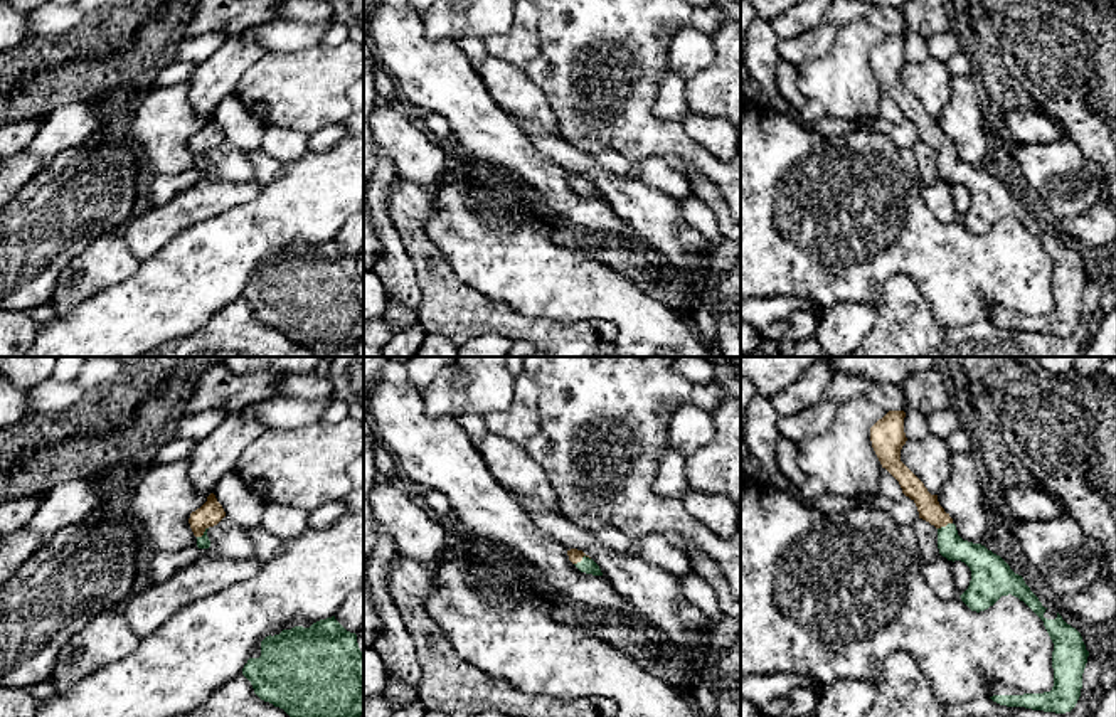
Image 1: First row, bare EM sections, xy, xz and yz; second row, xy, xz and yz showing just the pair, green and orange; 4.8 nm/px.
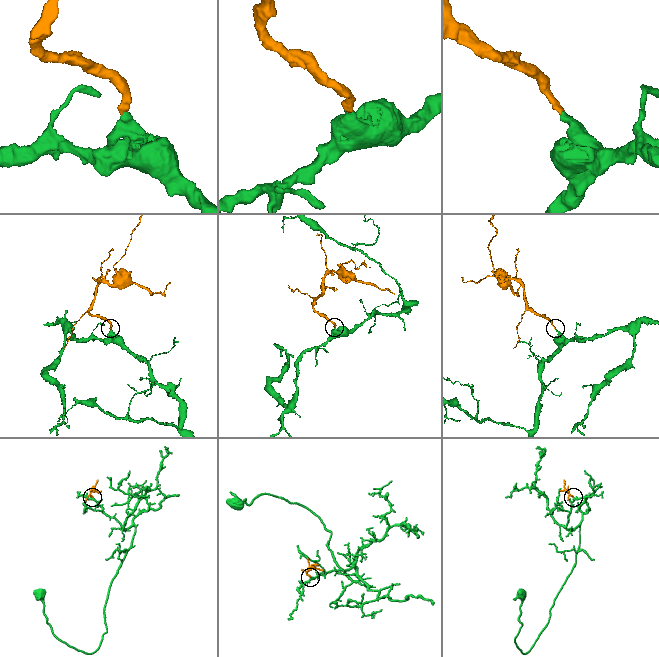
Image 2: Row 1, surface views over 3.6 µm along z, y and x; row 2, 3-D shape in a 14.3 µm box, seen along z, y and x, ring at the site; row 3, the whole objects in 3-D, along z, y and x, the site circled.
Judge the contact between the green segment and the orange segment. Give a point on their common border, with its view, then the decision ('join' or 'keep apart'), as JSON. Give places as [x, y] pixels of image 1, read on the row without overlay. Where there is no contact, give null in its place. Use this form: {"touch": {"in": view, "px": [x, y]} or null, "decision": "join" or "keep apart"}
{"touch": {"in": "xz", "px": [583, 182]}, "decision": "join"}

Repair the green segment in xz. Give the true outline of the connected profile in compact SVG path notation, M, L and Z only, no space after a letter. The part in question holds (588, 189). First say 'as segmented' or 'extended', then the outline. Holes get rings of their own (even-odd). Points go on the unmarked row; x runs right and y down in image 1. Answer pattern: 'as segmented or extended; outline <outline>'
extended; outline M571 172L571 173L567 173L567 178L569 178L569 183L581 195L593 197L593 199L603 199L599 189L589 178L586 178L582 173Z

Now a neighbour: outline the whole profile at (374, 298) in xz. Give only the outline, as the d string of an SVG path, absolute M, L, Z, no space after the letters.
M364 271L364 325L385 311L387 296L379 276L374 271Z

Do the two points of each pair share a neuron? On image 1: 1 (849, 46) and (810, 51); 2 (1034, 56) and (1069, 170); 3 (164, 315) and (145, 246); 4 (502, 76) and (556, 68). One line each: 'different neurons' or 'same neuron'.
1: different neurons
2: different neurons
3: different neurons
4: different neurons

